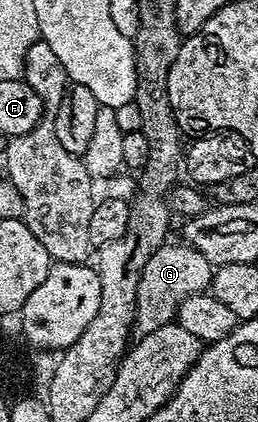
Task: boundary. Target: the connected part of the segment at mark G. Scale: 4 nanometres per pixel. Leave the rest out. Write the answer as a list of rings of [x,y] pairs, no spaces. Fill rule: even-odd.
[[[182,241],[164,242],[153,253],[153,257],[149,257],[149,261],[145,261],[145,269],[139,274],[139,284],[135,293],[135,320],[133,327],[139,335],[148,335],[153,333],[155,329],[161,329],[165,324],[172,322],[178,316],[179,302],[190,295],[197,295],[206,292],[211,285],[211,277],[213,274],[213,265],[208,262],[203,255],[197,253],[195,247],[189,247]]]

